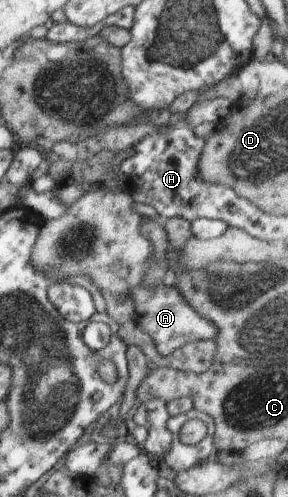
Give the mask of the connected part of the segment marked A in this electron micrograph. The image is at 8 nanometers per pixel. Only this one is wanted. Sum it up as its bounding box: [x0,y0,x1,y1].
[129,287,217,356]

